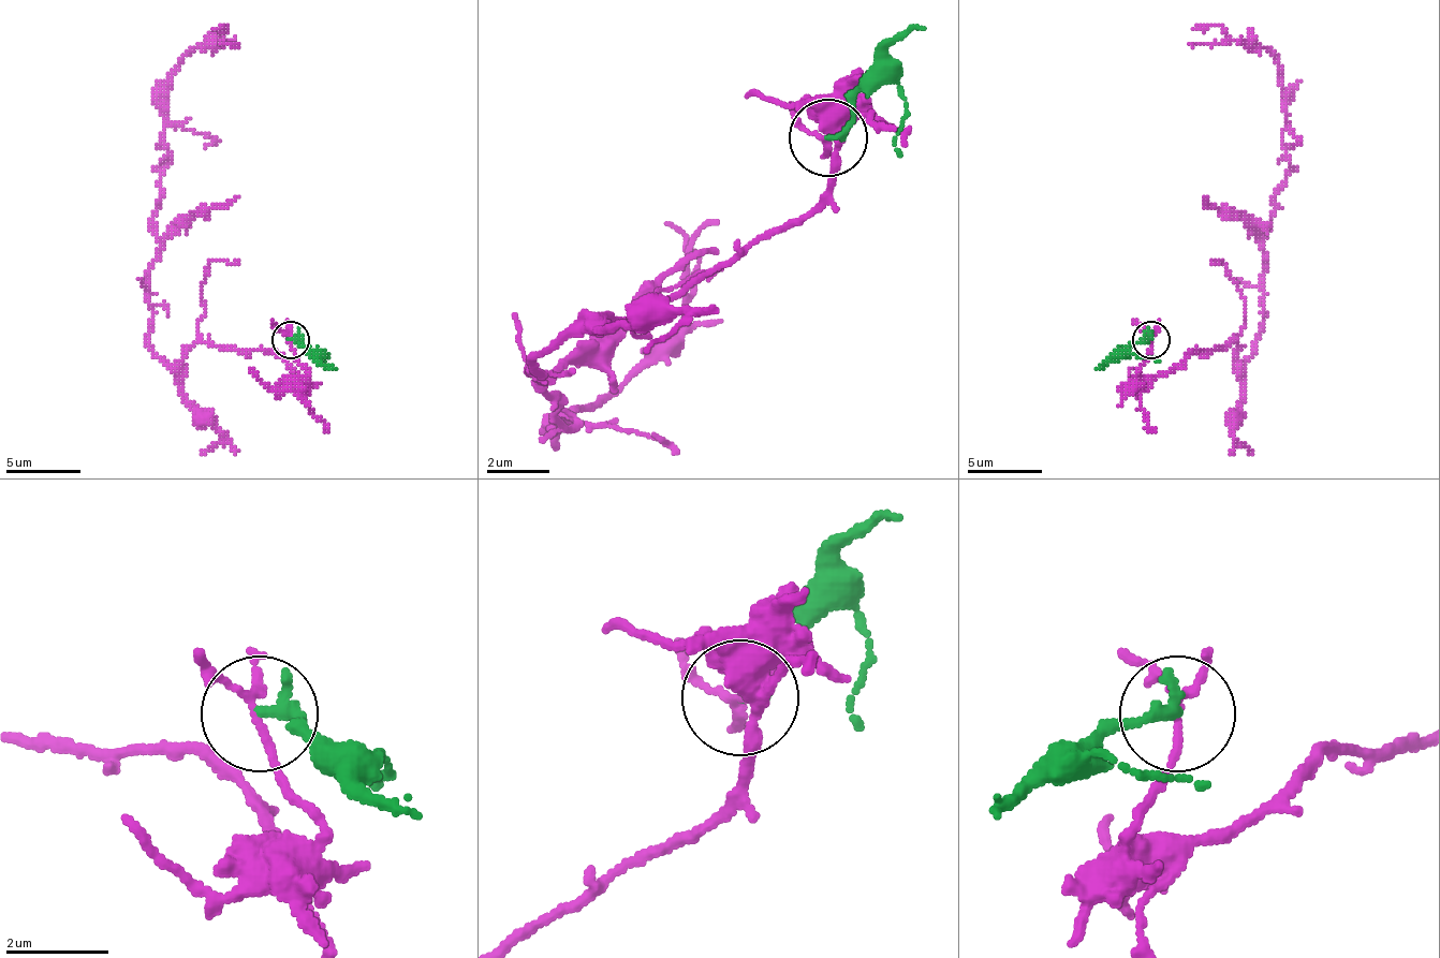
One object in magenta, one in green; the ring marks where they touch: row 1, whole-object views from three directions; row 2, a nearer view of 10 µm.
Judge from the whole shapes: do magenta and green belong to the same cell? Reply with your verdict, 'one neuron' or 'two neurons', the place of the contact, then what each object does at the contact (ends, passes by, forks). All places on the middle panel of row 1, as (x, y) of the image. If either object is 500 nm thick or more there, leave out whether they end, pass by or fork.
two neurons; place (827, 137); magenta forks; green ends

